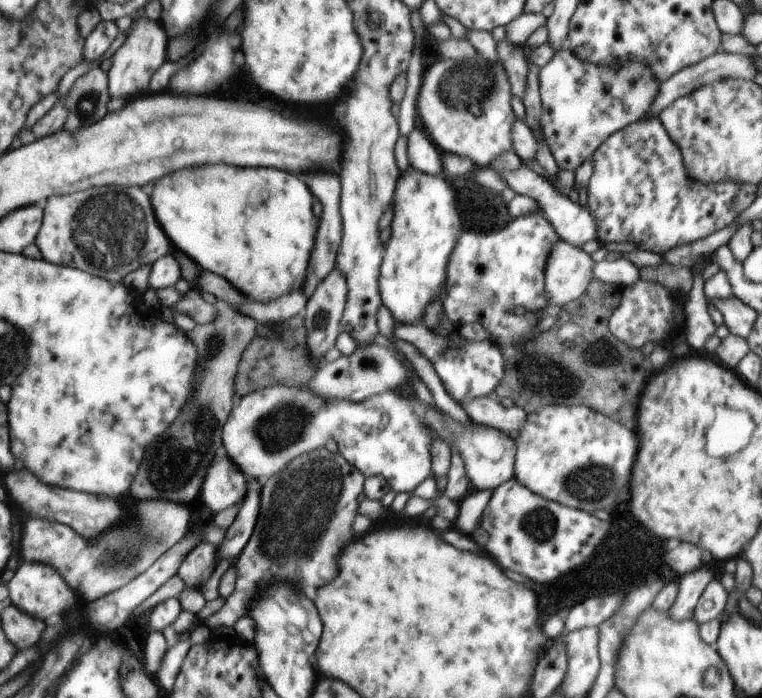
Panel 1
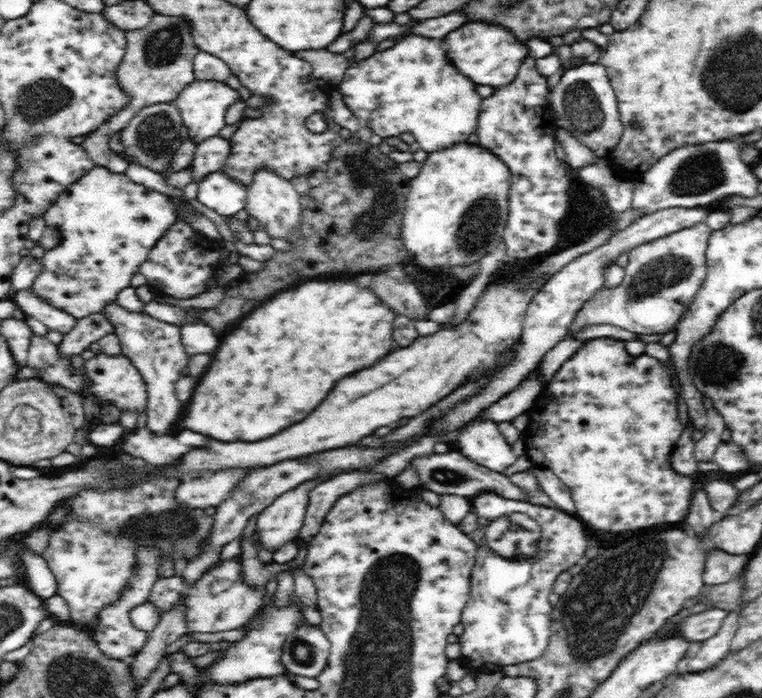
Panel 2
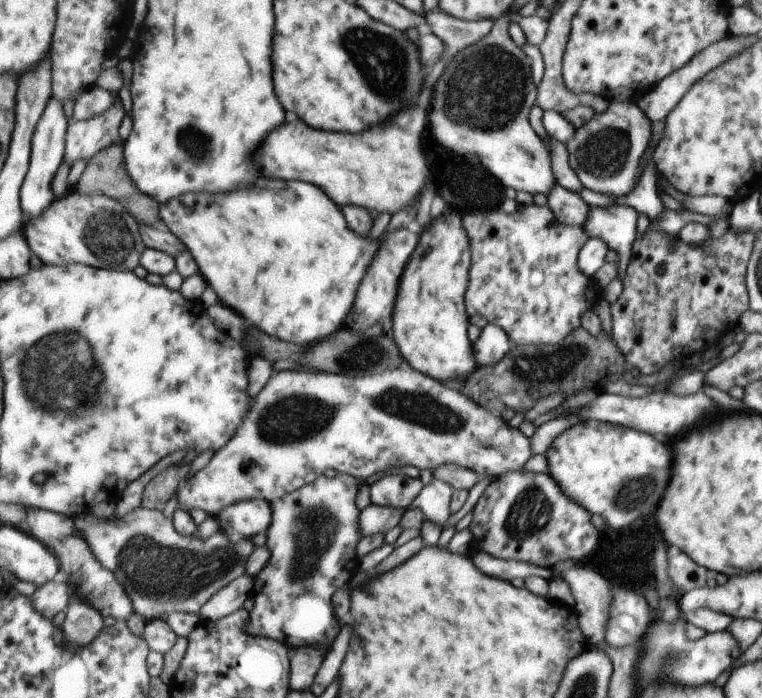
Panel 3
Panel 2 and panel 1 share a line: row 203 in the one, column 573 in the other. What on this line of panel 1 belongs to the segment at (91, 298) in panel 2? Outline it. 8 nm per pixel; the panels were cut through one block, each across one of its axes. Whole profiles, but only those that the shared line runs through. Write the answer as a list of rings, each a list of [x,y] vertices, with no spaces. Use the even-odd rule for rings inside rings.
[[[564,42],[564,46],[558,50],[554,58],[540,69],[538,76],[542,99],[542,116],[540,116],[542,136],[559,170],[570,172],[575,172],[585,160],[592,157],[594,151],[610,136],[624,130],[629,124],[644,119],[662,86],[662,82],[652,76],[652,70],[646,64],[624,62],[618,68],[596,66],[582,61],[576,53],[572,52],[572,48],[568,48],[567,42]]]

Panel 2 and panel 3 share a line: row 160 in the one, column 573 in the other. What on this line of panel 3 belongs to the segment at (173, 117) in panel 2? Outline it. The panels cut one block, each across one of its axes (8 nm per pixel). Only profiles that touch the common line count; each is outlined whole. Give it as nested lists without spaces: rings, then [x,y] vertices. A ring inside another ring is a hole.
[[[618,101],[609,103],[604,112],[595,113],[593,119],[576,129],[565,145],[570,168],[580,179],[583,188],[614,196],[626,196],[632,192],[638,162],[650,144],[652,125],[636,101]]]

